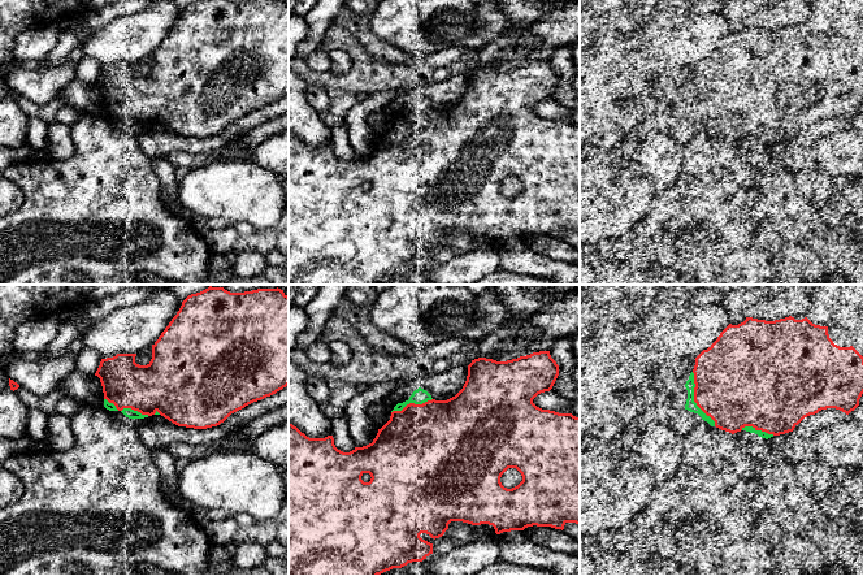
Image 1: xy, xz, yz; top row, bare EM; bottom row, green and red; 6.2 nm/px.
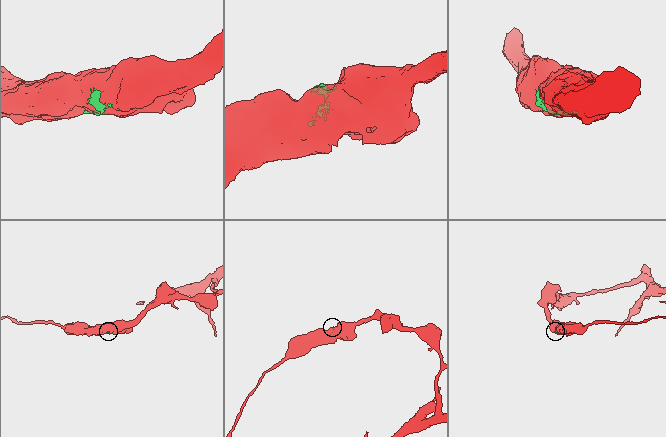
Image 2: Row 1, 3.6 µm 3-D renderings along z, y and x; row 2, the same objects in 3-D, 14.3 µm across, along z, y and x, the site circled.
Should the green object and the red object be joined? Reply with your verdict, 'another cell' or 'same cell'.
same cell

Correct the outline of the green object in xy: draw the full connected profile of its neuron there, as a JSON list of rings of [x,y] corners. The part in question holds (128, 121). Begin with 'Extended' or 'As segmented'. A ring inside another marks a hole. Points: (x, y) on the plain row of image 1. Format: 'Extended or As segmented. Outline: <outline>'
Extended. Outline: [[[283,0],[191,3],[152,53],[151,70],[139,74],[135,65],[136,62],[117,62],[101,68],[95,85],[100,87],[107,118],[121,120],[133,129],[161,124],[178,135],[217,135],[231,122],[289,94],[289,5]]]

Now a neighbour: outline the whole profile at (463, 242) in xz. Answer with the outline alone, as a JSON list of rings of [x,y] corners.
[[[451,230],[443,246],[454,247],[456,255],[463,255],[474,250],[493,247],[495,242],[489,242],[482,235],[476,235],[463,230]]]

